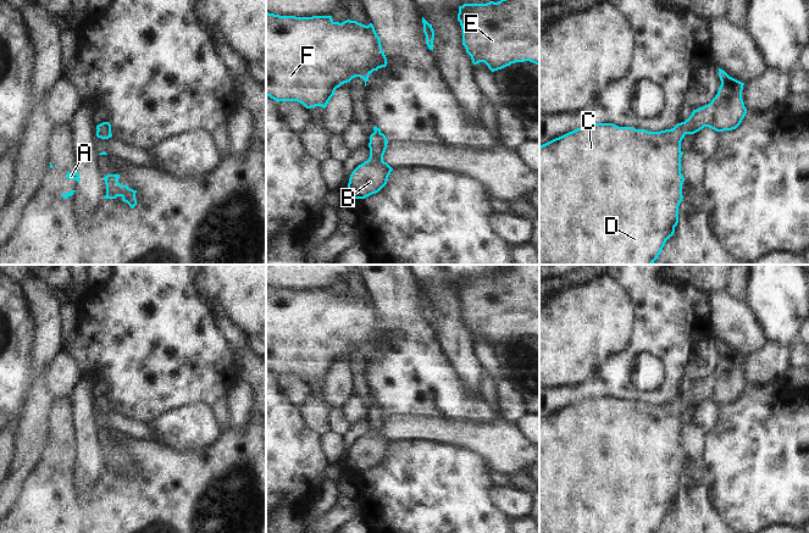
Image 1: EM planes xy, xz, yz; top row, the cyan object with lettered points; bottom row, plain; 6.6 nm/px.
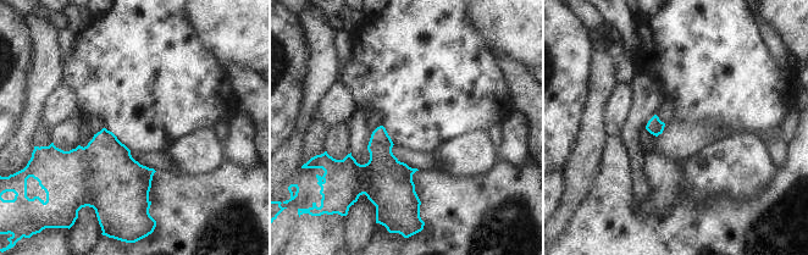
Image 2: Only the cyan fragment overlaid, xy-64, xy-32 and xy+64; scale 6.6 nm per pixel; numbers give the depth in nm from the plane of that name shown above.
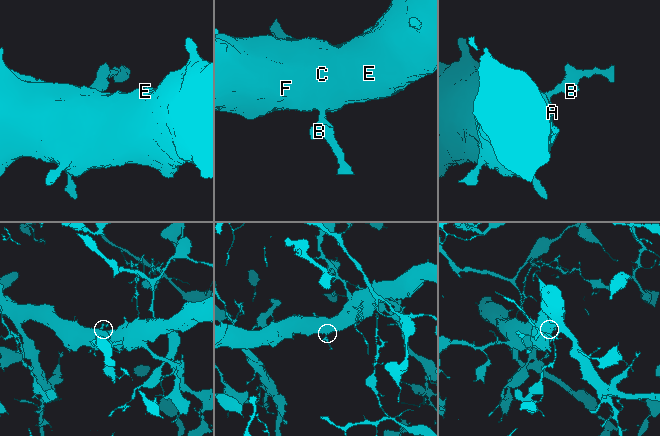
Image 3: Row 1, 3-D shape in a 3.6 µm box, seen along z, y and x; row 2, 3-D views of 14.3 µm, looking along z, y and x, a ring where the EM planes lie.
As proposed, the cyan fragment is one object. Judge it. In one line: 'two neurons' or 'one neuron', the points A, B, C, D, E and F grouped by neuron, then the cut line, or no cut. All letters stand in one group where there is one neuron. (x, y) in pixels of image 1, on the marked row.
one neuron; groups A B C D E F; cut none

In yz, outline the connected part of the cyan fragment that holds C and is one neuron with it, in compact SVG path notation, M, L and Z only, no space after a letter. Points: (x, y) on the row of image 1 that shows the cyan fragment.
M719 68L721 85L710 104L693 110L692 115L672 129L648 132L633 127L619 127L614 123L588 123L539 146L539 265L653 265L659 257L666 240L674 235L678 223L678 206L683 199L681 173L681 141L686 134L694 134L709 127L716 132L736 129L747 113L742 99L744 83L730 77Z

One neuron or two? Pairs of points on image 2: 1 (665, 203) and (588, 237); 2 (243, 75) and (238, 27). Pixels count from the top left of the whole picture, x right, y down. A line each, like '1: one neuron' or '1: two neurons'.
1: one neuron
2: two neurons

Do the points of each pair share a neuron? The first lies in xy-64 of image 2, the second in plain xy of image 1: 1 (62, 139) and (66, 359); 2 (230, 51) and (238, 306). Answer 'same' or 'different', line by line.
1: different
2: same

